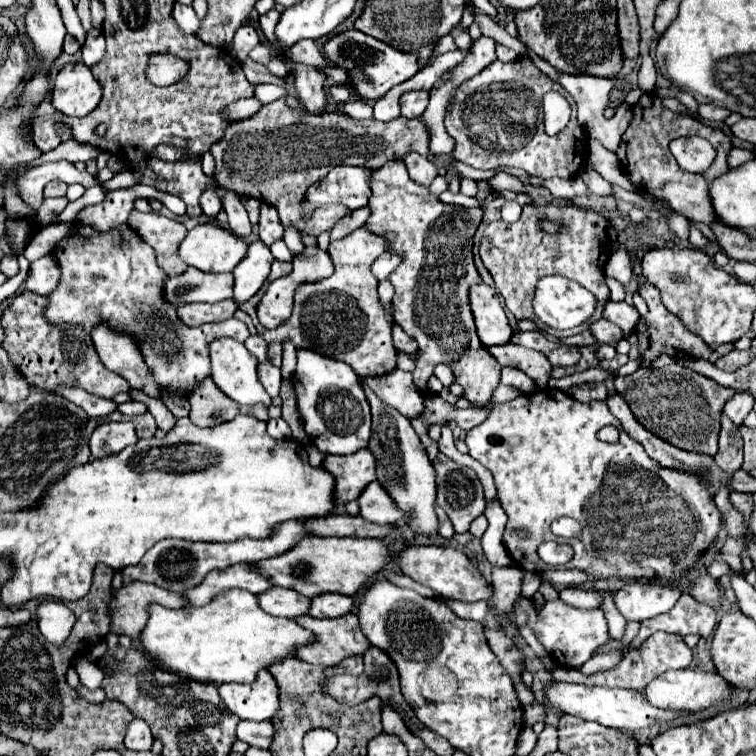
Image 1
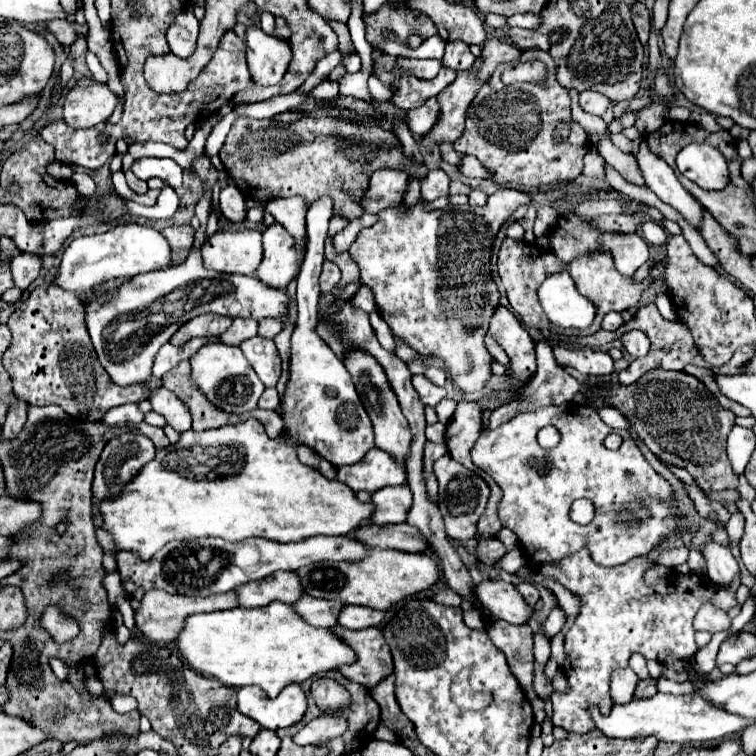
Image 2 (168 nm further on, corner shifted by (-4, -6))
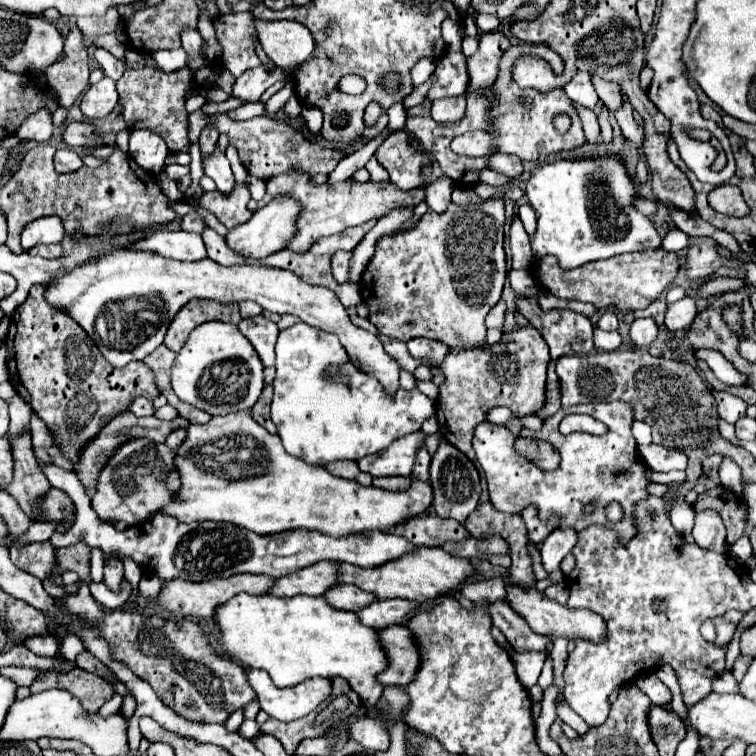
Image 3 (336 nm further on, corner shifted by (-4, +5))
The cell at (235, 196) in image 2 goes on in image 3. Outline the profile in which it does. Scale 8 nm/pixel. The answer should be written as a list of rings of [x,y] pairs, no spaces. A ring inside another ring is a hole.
[[[218,148],[214,150],[214,154],[204,158],[204,174],[216,182],[216,188],[222,194],[230,194],[236,186],[232,170],[230,170],[230,162],[224,156],[224,152],[220,152]]]

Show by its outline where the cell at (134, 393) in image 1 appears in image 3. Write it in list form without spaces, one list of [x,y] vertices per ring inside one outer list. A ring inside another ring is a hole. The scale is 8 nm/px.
[[[179,428],[175,431],[173,431],[168,438],[166,439],[166,445],[171,449],[171,450],[176,450],[178,446],[184,441],[184,439],[187,436],[187,431],[185,428]]]

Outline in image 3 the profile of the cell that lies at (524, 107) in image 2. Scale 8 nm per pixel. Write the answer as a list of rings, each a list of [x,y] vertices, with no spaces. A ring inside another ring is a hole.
[[[514,44],[510,46],[502,58],[500,58],[500,72],[496,82],[488,88],[490,96],[492,96],[492,106],[490,106],[490,118],[492,118],[492,132],[484,132],[484,130],[474,130],[474,132],[466,132],[460,134],[452,140],[452,150],[456,154],[462,156],[486,156],[490,152],[490,148],[494,146],[498,152],[506,152],[506,154],[516,154],[522,162],[536,162],[540,158],[548,158],[550,154],[560,154],[560,152],[570,152],[576,150],[580,146],[584,146],[586,138],[582,132],[582,120],[578,116],[578,112],[572,106],[572,100],[566,96],[566,92],[562,88],[556,88],[552,92],[538,92],[534,88],[520,88],[512,78],[510,78],[510,70],[514,60],[520,54],[526,54],[528,50],[538,50],[538,56],[544,58],[546,62],[552,64],[556,74],[564,72],[564,60],[546,44]],[[558,112],[566,112],[572,118],[572,126],[566,134],[558,134],[552,126],[552,118]]]

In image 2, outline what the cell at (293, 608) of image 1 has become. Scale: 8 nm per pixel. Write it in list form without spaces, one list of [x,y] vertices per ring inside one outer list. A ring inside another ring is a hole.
[[[304,595],[298,603],[294,603],[296,611],[304,617],[306,623],[314,627],[336,627],[338,615],[346,603],[328,601],[328,599],[316,599],[310,595]]]

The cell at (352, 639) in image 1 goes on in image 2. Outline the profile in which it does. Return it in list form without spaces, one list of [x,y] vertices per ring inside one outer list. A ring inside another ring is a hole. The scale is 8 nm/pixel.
[[[334,627],[334,631],[358,655],[358,661],[354,665],[340,667],[340,673],[346,679],[364,685],[366,689],[372,689],[382,679],[386,679],[394,673],[390,647],[384,643],[384,635],[378,627],[370,627],[370,629],[362,629],[362,631],[350,631],[344,627]]]

